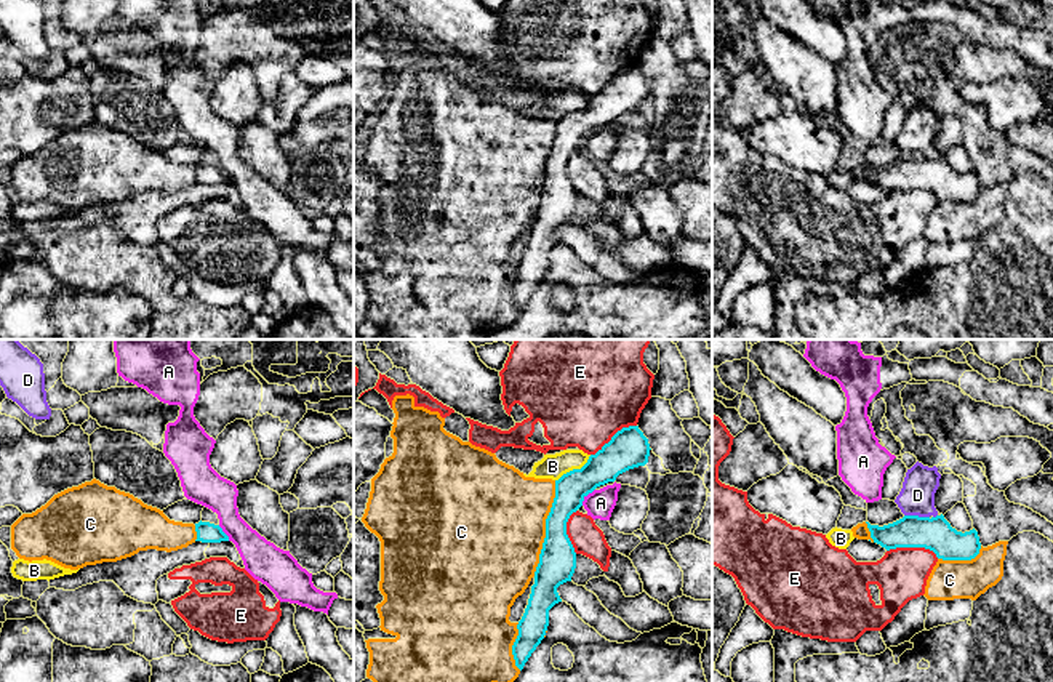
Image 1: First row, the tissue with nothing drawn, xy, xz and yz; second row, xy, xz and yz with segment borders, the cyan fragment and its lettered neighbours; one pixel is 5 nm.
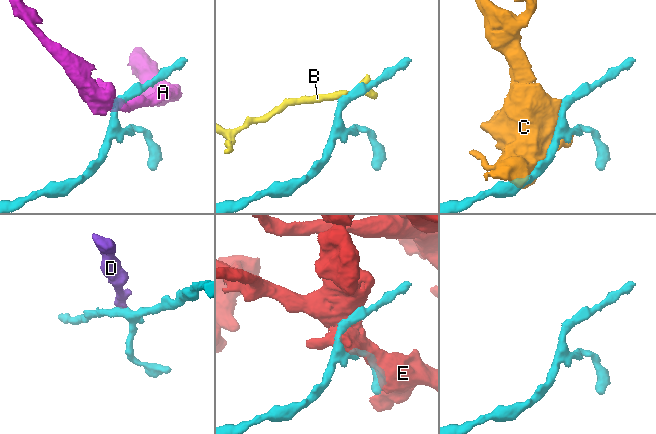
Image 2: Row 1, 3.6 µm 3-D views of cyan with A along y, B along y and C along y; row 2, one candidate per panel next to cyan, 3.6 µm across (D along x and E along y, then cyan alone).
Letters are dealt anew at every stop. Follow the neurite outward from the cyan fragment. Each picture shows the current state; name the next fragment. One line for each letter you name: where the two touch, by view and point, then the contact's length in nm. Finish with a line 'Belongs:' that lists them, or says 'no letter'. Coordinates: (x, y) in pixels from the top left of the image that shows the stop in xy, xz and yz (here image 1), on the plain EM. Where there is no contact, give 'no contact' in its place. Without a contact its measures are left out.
Belongs: no letter

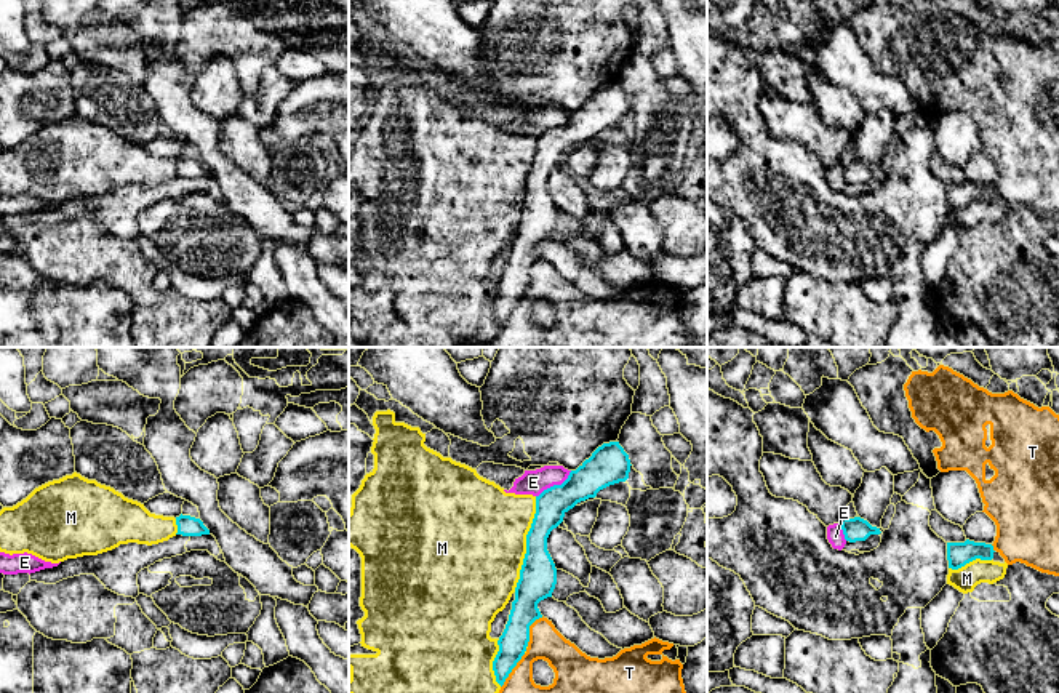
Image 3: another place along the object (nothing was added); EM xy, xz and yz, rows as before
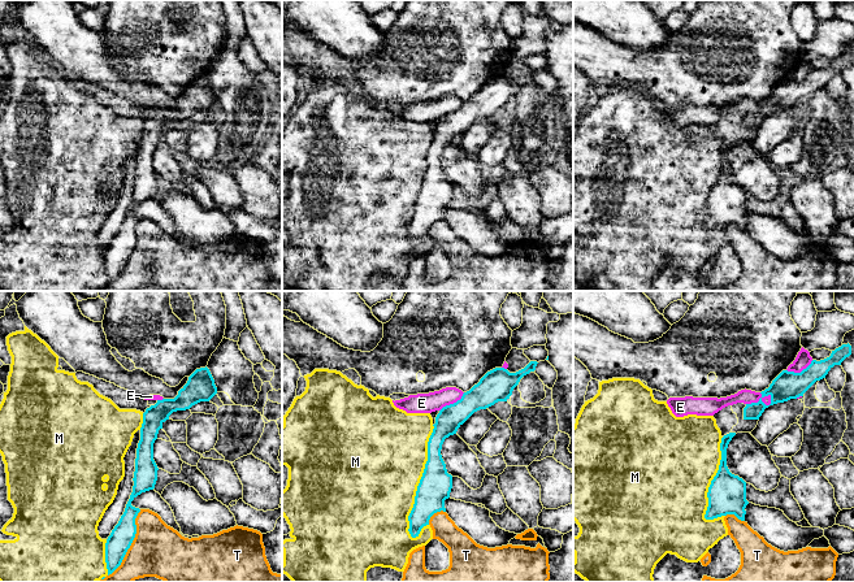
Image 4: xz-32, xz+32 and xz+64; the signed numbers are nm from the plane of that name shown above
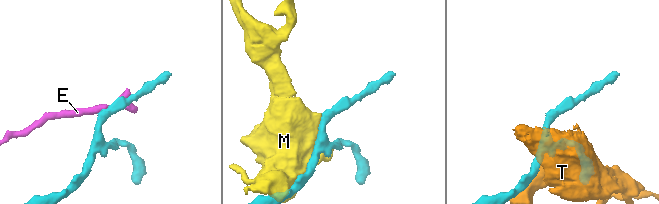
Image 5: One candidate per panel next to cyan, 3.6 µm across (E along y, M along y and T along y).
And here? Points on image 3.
Belongs: no letter

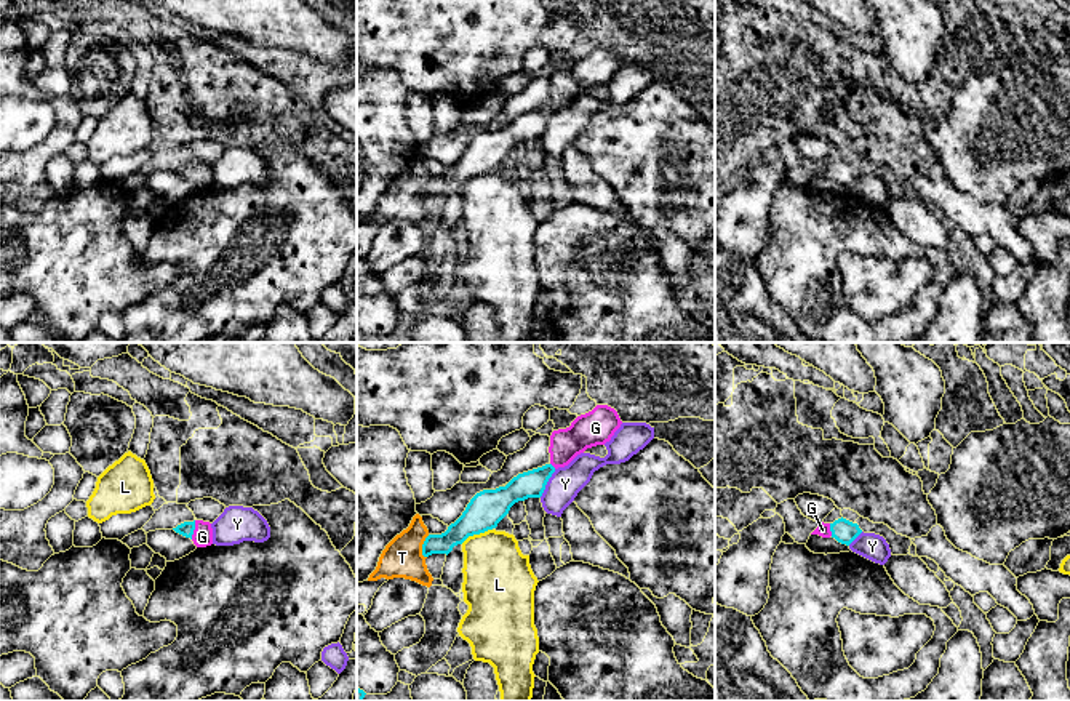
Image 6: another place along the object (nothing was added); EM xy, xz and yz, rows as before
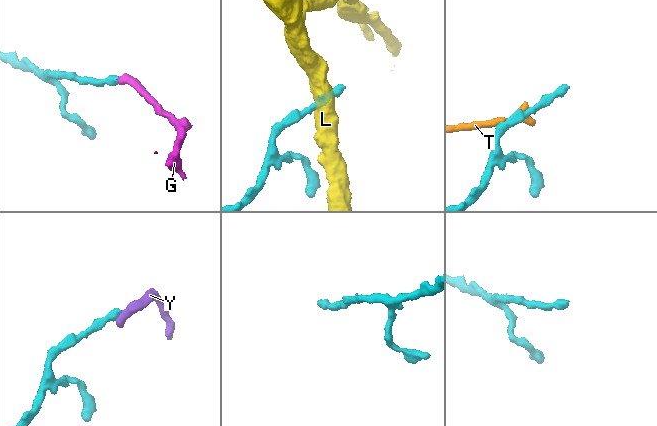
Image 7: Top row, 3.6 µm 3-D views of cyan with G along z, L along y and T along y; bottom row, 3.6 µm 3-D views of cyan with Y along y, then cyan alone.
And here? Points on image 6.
G: contact xy (194, 170); length 100 nm
Belongs: G

